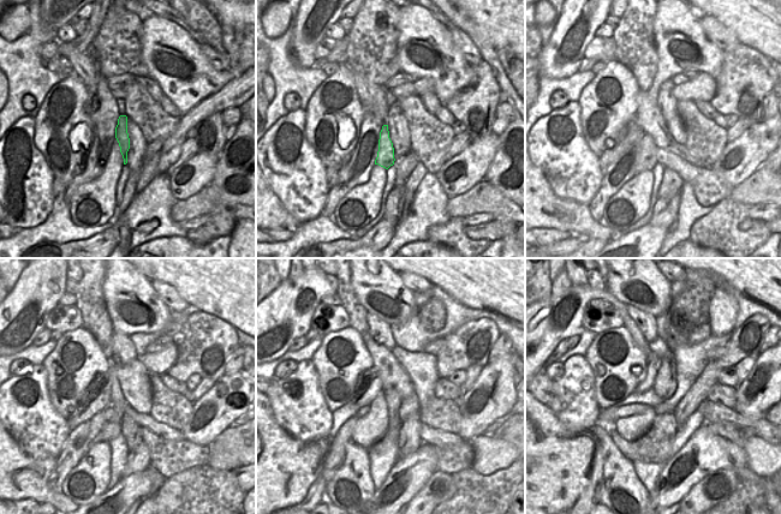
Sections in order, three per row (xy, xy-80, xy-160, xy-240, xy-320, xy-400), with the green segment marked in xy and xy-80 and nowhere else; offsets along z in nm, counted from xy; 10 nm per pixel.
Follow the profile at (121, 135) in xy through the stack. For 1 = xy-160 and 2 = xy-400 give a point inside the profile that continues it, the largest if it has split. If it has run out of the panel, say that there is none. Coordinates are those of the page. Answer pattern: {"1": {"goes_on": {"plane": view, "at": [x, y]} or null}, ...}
{"1": {"goes_on": {"plane": "xy-160", "at": [648, 160]}}, "2": {"goes_on": {"plane": "xy-400", "at": [591, 494]}}}

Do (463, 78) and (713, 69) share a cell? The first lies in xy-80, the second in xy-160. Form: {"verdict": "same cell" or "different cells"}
{"verdict": "same cell"}

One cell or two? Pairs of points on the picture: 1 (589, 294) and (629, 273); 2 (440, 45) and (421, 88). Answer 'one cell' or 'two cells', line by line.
1: two cells
2: two cells

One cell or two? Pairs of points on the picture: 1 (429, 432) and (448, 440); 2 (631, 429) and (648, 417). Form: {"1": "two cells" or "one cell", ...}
{"1": "one cell", "2": "one cell"}

